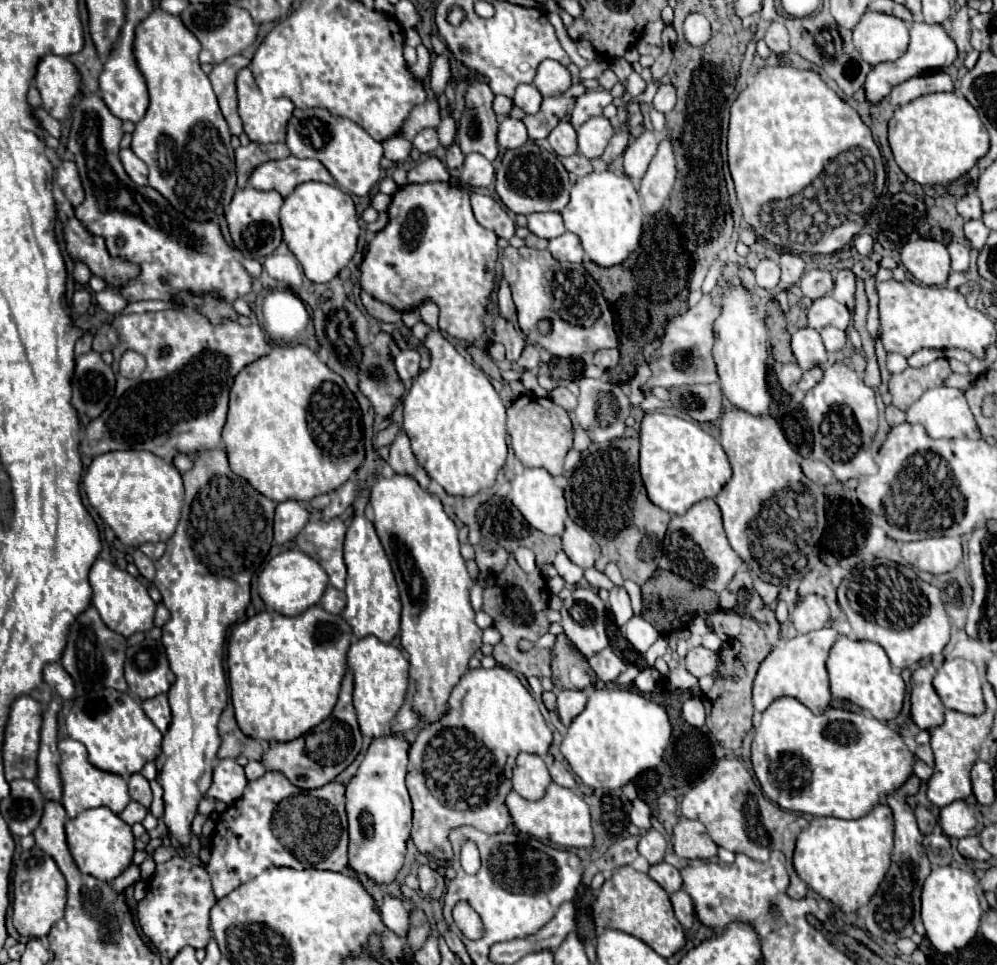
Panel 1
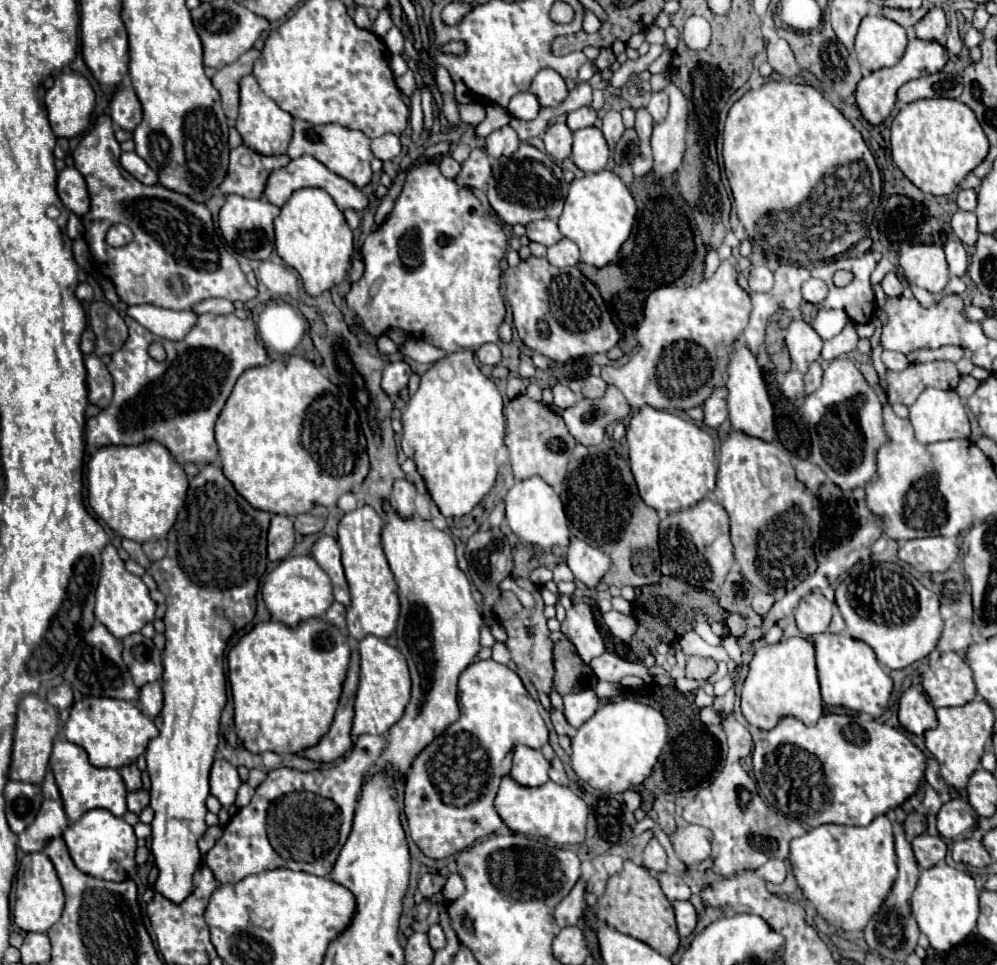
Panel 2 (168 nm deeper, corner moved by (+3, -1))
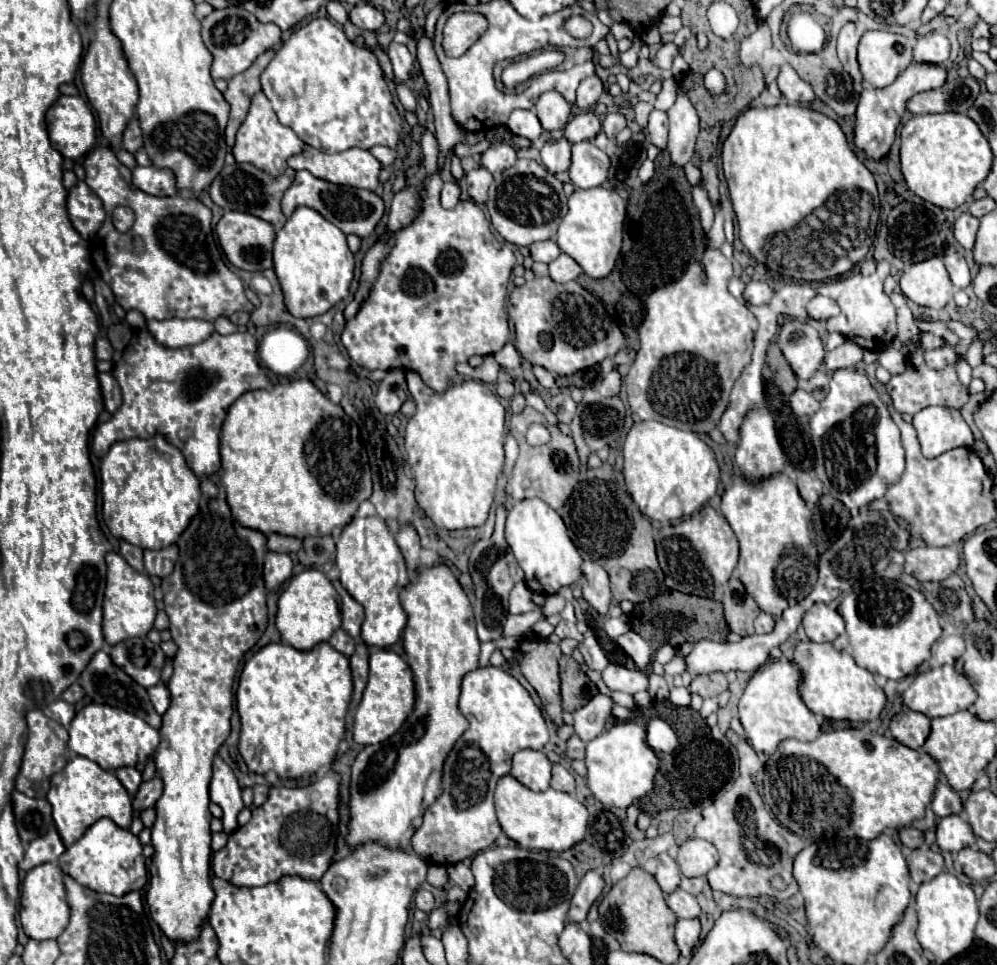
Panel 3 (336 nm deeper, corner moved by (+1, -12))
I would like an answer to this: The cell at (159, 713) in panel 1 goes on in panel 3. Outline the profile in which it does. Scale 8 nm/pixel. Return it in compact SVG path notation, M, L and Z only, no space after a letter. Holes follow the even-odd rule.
M159 682L153 688L149 688L147 692L149 692L149 698L151 698L155 710L159 714L163 714L169 708L169 690L167 690L167 686L163 682Z

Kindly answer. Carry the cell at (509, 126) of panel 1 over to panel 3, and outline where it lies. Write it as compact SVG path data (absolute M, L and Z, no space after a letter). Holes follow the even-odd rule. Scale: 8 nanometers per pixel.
M491 142L491 146L481 154L481 166L489 172L503 172L515 164L515 148L509 142Z

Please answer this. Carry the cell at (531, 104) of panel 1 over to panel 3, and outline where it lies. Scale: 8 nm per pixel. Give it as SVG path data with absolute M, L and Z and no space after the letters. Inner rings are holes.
M515 110L511 116L509 116L509 122L507 122L507 128L517 134L517 136L525 136L529 140L537 140L543 132L541 128L541 122L539 118L535 116L533 110Z

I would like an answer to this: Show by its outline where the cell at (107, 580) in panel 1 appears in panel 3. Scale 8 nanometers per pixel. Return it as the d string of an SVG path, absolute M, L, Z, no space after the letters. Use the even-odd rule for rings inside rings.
M109 552L105 556L107 562L107 588L105 588L105 604L103 604L103 634L109 646L135 638L145 636L153 628L153 620L157 614L155 598L153 598L153 582L149 576L133 570L121 554Z

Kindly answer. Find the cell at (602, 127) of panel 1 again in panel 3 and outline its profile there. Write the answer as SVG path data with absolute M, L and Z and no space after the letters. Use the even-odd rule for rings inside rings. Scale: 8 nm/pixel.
M587 140L573 144L573 162L569 168L569 176L575 188L601 186L607 180L607 170L609 156L593 142Z

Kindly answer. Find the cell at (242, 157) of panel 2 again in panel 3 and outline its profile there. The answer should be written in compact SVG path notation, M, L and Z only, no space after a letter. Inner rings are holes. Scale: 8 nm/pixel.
M233 164L233 166L225 166L217 174L213 184L209 186L209 196L223 210L237 210L237 212L253 214L253 216L273 224L275 230L281 230L287 222L287 218L281 212L281 198L283 198L285 190L291 186L291 182L293 182L293 178L289 172L279 176L279 184L277 184L275 178L271 178L267 172L263 172L251 164Z

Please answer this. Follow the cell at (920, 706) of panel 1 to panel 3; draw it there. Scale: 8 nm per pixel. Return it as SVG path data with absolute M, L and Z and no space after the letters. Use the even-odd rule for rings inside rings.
M901 710L899 714L895 714L889 722L889 730L891 730L891 736L917 750L923 746L923 742L927 740L929 732L931 732L931 722L925 714L921 712L913 712L913 710Z

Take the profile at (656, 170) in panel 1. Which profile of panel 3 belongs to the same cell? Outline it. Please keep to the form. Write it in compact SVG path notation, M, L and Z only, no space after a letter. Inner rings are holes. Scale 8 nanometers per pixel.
M677 94L675 104L667 110L669 114L669 144L667 144L667 152L671 154L671 162L683 167L693 160L695 156L695 140L699 134L699 116L691 104L691 100L685 94Z

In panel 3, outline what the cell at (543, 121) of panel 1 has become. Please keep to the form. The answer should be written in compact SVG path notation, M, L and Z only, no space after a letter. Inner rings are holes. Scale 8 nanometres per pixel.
M597 74L591 76L591 78L585 78L579 84L579 88L577 88L577 102L575 104L581 110L587 110L587 108L591 108L599 100L601 92L603 92L603 82L601 82L601 78Z

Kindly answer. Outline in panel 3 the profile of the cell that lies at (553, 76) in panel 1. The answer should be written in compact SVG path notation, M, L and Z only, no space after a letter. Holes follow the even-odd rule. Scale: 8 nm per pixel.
M545 92L535 104L535 114L545 130L563 130L569 120L571 106L559 92Z

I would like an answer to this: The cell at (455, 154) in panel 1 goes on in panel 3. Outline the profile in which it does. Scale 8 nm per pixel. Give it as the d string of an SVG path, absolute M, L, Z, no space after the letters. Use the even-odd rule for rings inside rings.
M447 182L443 184L443 190L441 190L441 206L443 208L455 208L457 202L459 202L459 186L457 182Z

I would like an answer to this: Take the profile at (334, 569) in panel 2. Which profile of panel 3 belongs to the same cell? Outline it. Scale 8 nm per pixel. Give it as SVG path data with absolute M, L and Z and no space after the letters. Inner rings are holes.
M335 580L333 586L335 586L335 590L339 592L341 602L343 602L343 606L341 606L341 612L343 612L343 626L341 626L341 628L345 628L345 632L349 632L349 636L359 638L359 634L361 634L361 624L363 624L363 620L365 620L363 606L361 606L357 600L353 600L353 598L349 596L349 592L341 586L339 580Z

